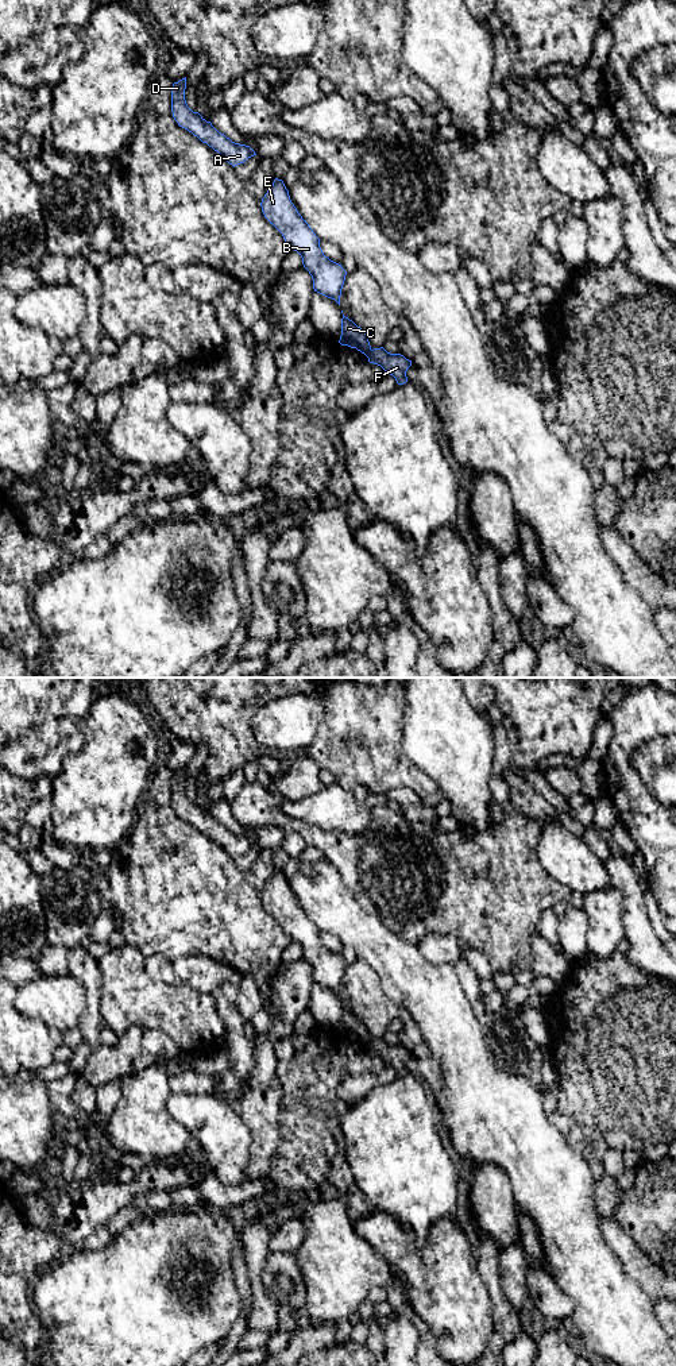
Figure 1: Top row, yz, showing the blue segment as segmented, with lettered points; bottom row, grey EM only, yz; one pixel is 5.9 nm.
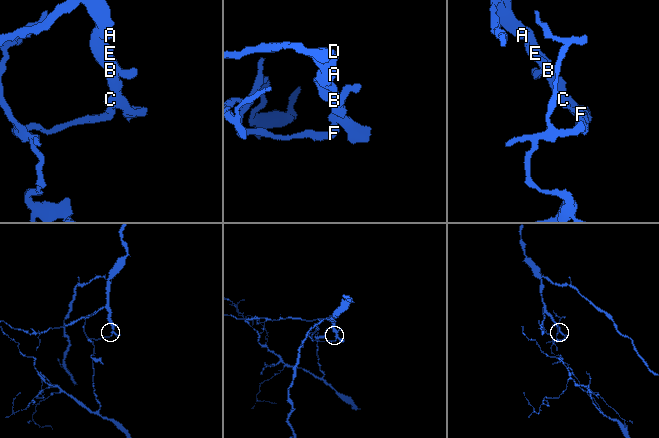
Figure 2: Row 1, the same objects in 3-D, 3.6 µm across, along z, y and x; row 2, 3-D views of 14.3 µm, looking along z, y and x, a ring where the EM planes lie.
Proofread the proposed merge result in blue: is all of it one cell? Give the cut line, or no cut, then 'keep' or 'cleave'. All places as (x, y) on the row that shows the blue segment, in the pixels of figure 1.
cut in yz along (371, 350), (366, 355); cleave

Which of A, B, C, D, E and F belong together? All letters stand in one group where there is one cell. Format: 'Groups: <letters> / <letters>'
Groups: A B C D E / F

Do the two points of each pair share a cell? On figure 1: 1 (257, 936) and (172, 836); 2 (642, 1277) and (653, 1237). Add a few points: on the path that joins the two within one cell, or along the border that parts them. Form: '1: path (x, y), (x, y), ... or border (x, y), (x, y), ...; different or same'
1: path (232, 911), (181, 860); same
2: border (626, 1233), (661, 1269); different

